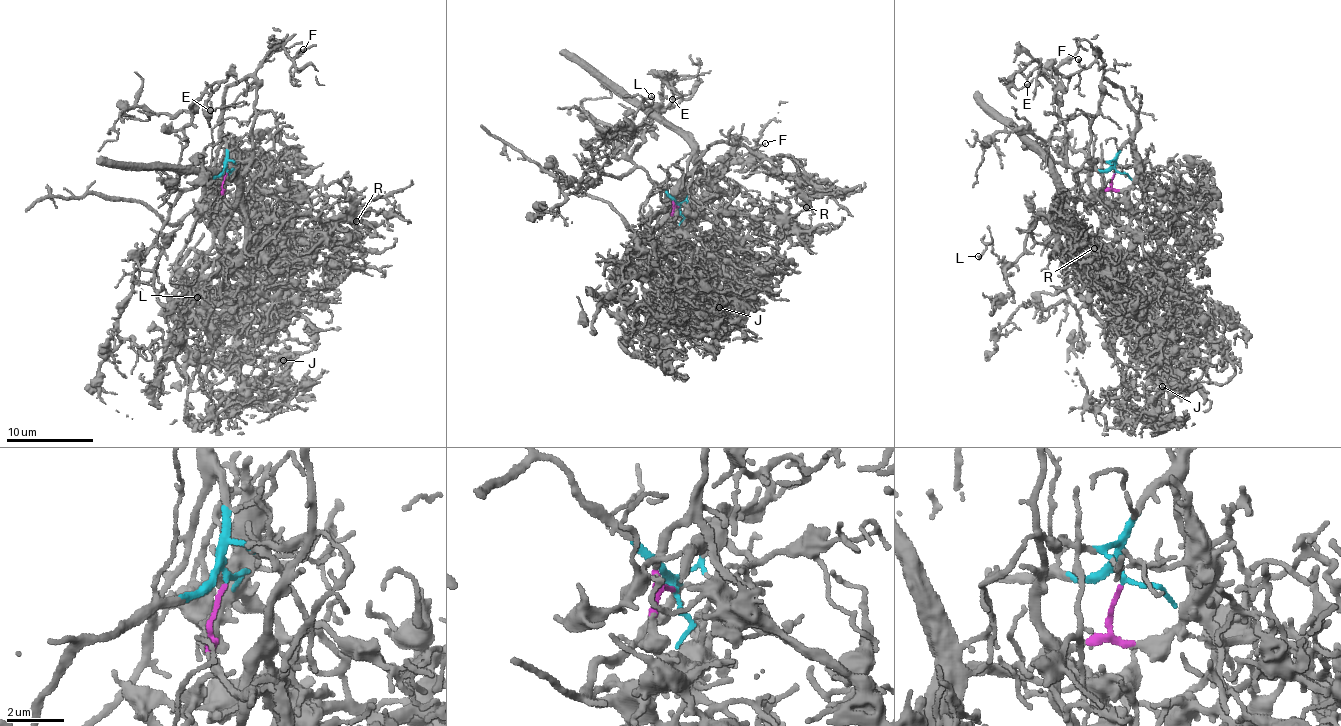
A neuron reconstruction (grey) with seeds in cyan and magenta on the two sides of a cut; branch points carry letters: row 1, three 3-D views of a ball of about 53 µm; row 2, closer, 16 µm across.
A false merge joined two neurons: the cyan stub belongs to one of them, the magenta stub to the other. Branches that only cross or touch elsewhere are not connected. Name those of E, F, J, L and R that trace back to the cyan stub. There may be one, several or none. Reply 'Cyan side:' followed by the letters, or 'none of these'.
Cyan side: E, F, L

